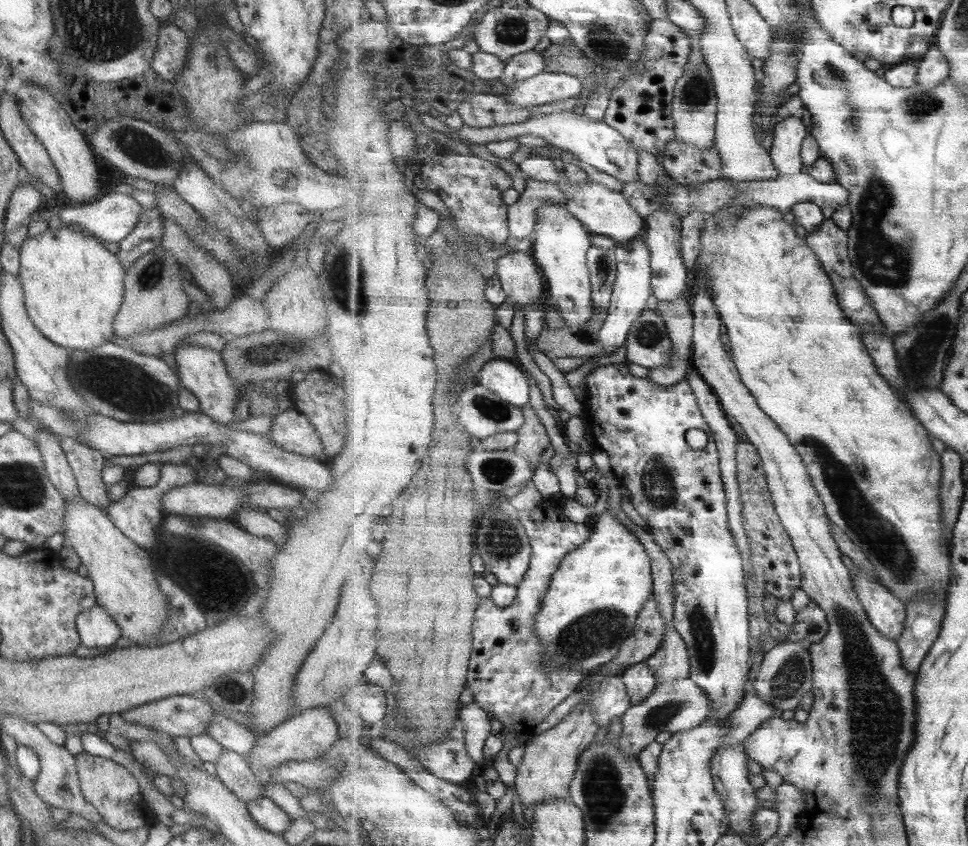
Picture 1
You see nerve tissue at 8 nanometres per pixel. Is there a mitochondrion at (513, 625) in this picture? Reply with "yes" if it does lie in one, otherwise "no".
yes

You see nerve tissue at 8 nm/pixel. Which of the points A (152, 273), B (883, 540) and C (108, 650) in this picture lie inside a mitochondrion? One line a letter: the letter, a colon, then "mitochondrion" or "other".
A: mitochondrion
B: mitochondrion
C: other

